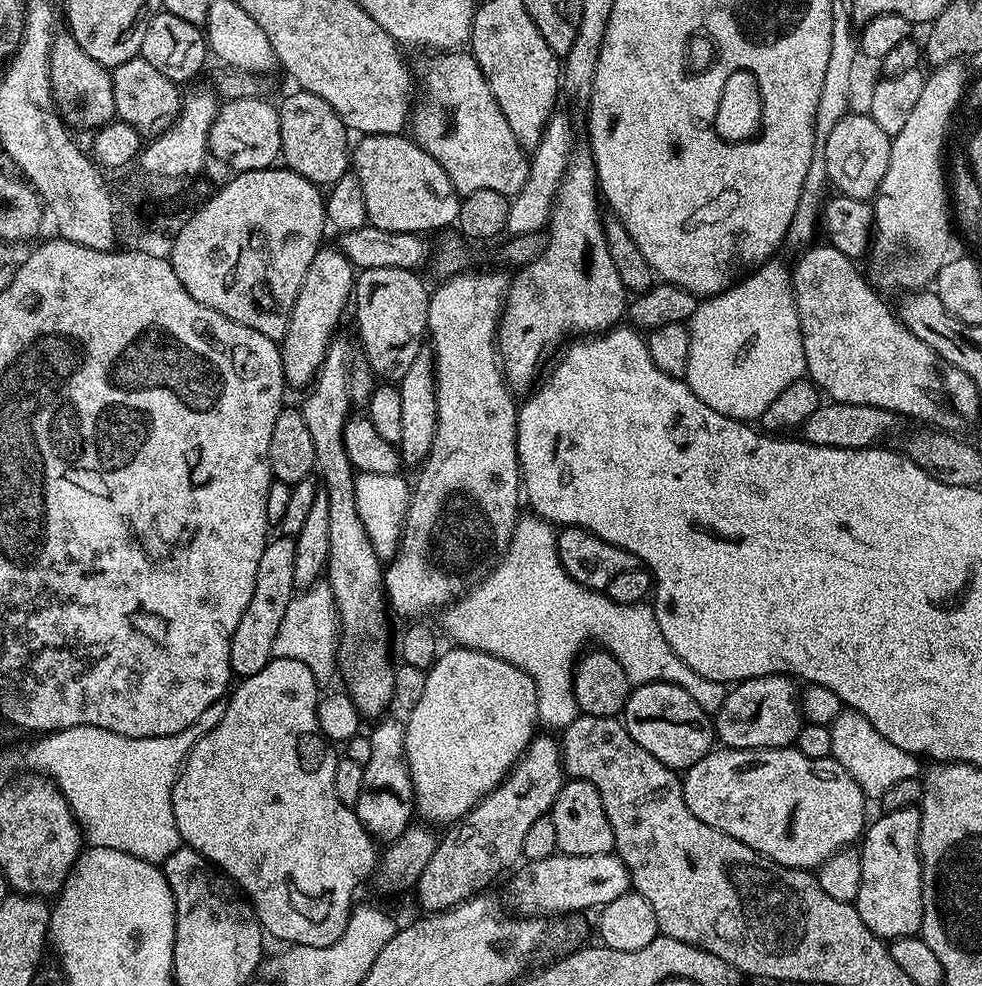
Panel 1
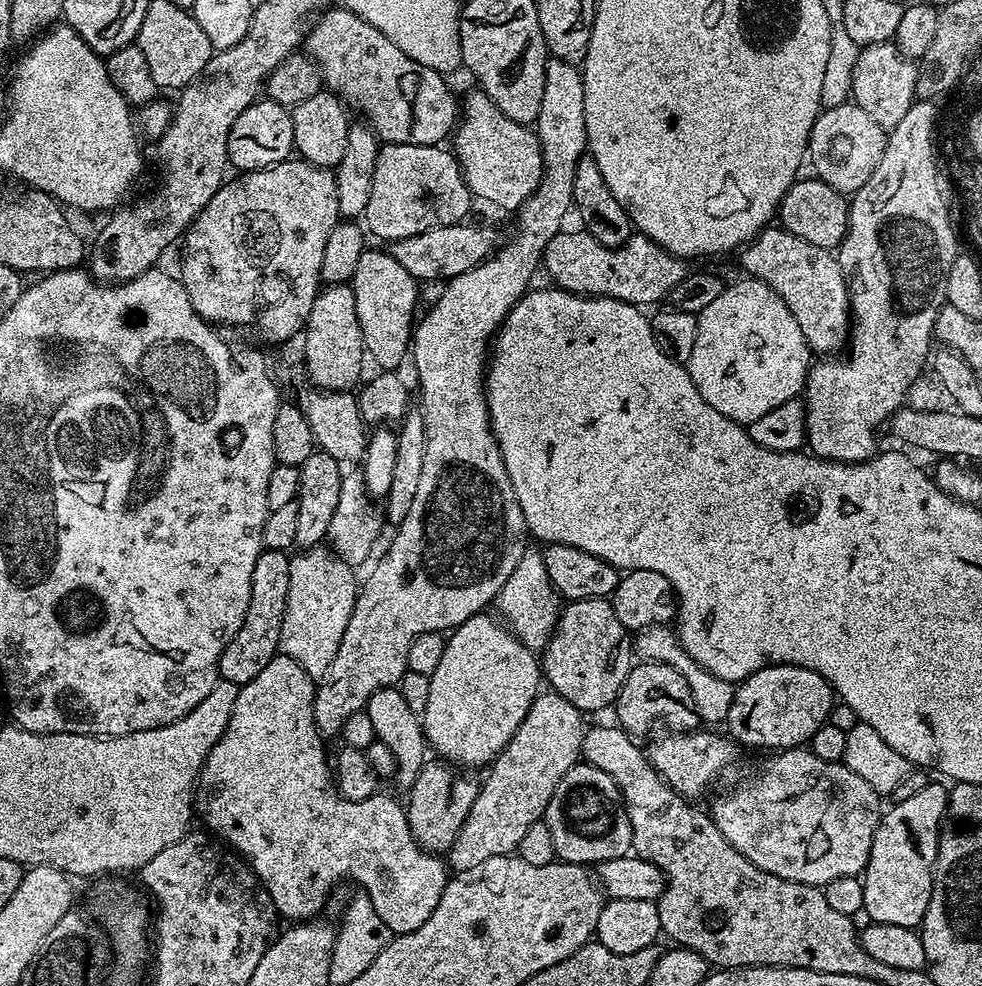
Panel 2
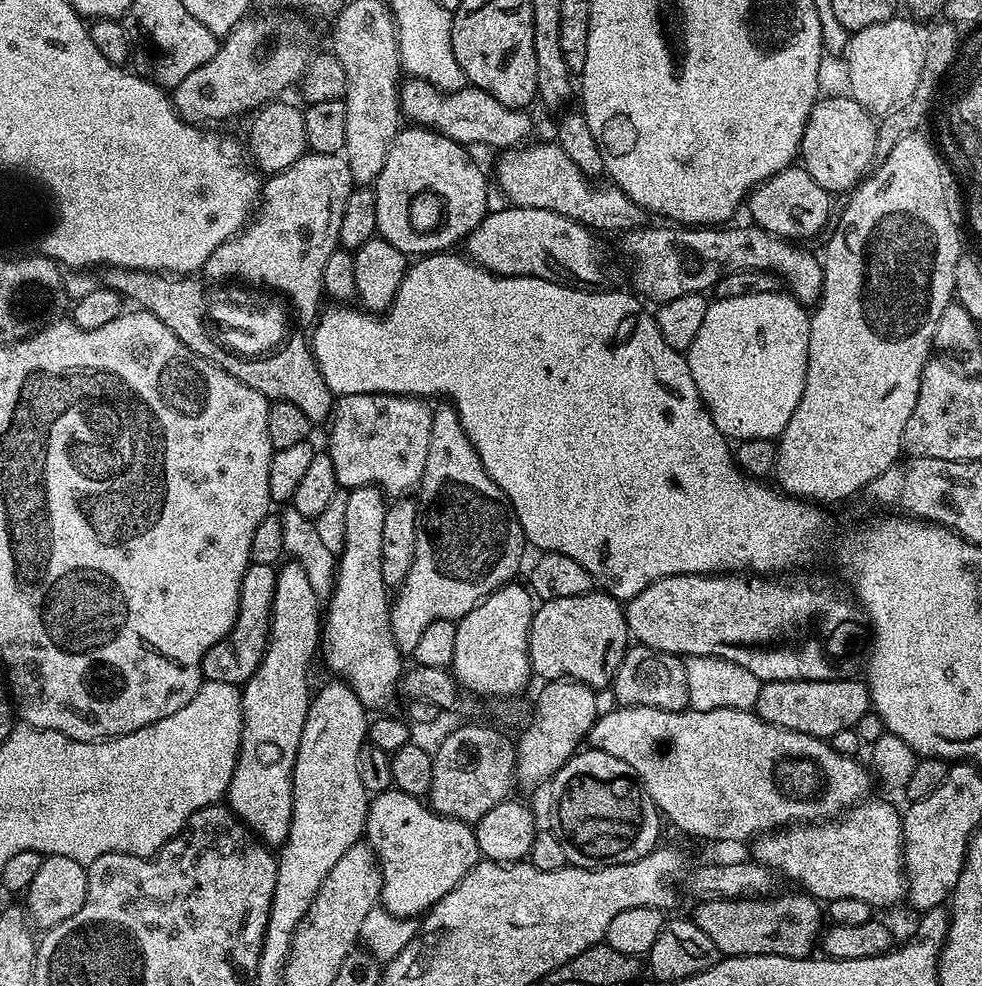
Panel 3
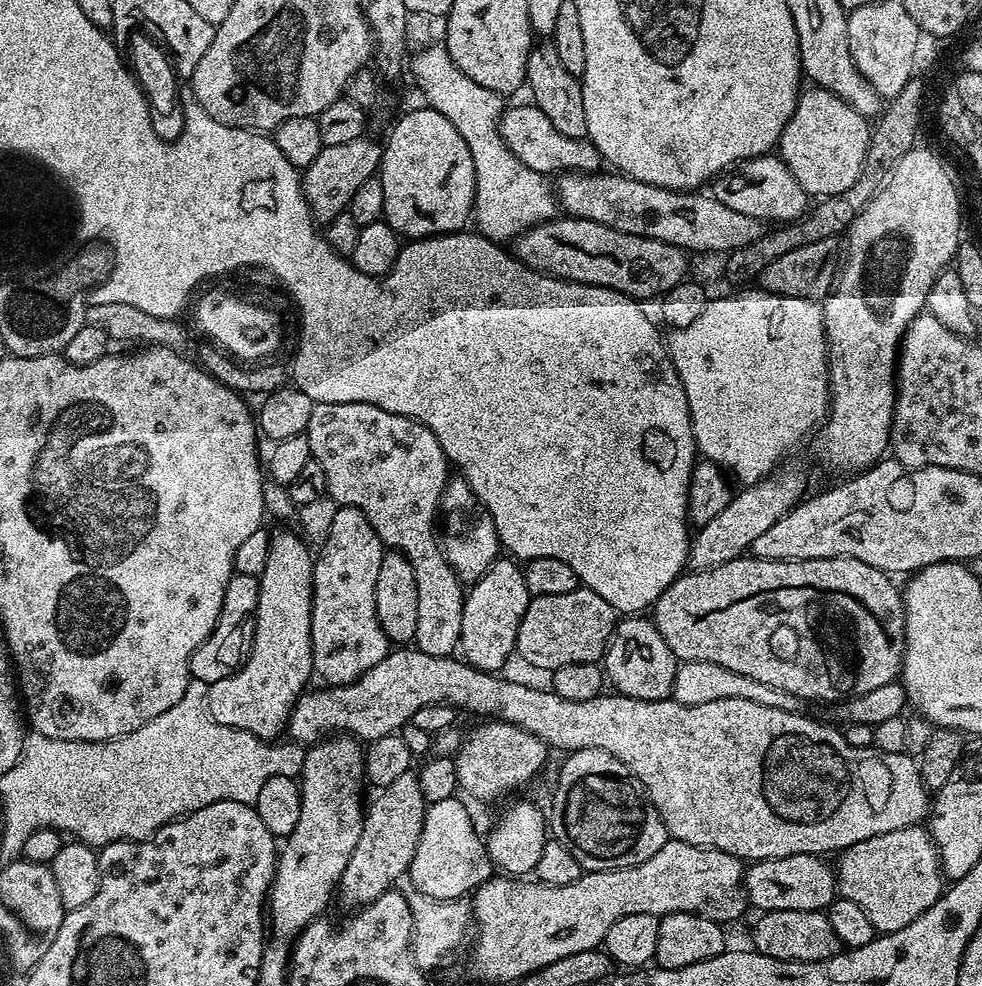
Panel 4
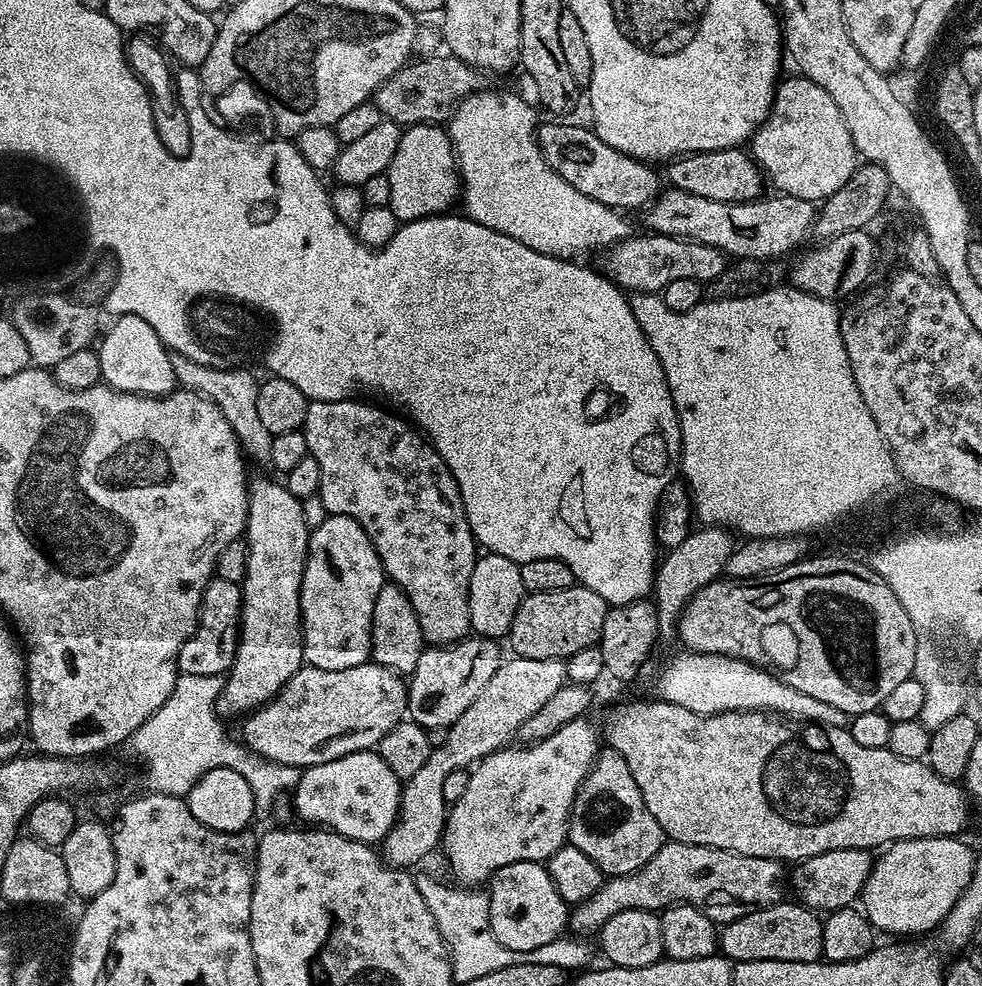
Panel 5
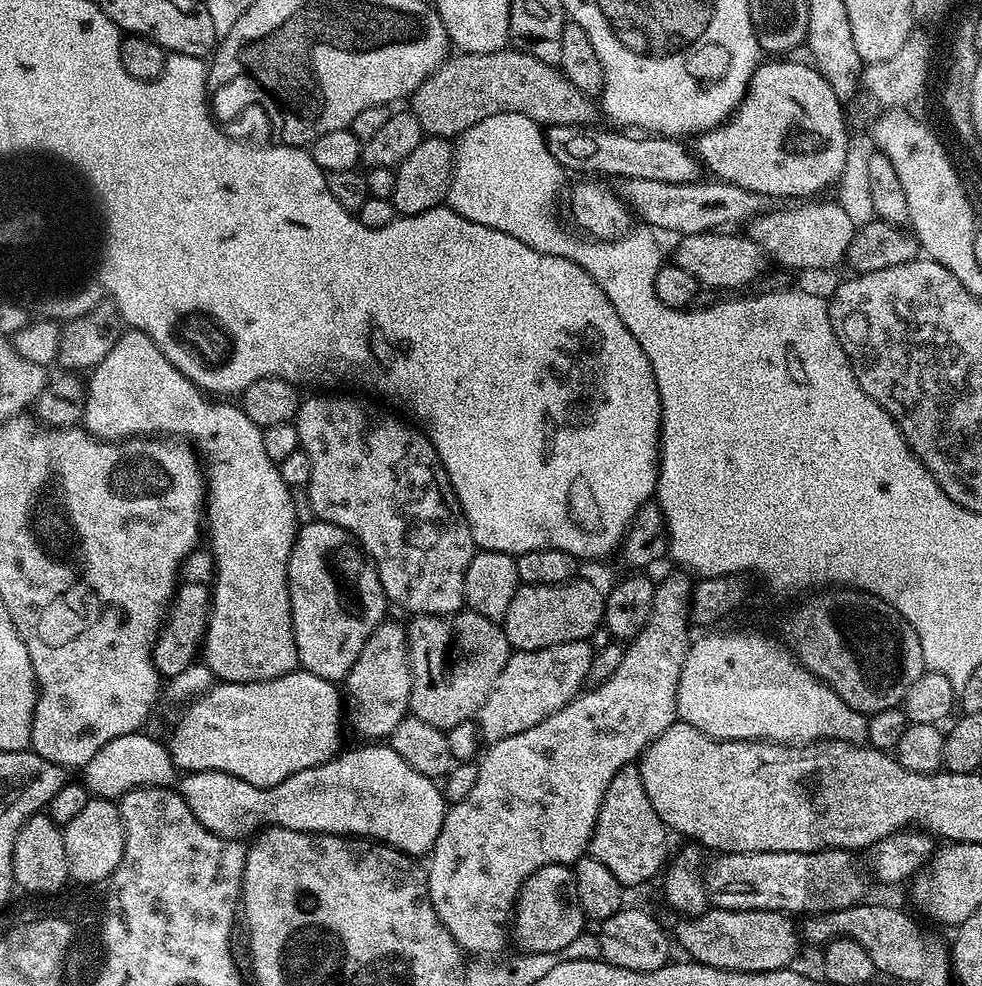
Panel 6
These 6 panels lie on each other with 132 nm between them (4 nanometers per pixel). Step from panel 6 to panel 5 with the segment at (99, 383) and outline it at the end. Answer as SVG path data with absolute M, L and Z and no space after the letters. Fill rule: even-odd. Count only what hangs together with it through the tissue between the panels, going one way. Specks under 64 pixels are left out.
M118 316L111 321L108 333L99 341L98 355L100 357L100 375L103 383L109 388L117 388L120 392L134 392L142 396L159 398L168 395L177 387L176 375L172 369L172 356L169 349L158 338L154 326L150 322L142 322L137 316ZM272 480L251 481L248 490L248 523L246 525L246 539L248 542L248 565L246 566L246 578L242 585L244 605L240 615L240 641L236 647L236 657L232 663L232 671L227 673L224 680L224 691L220 693L218 708L221 713L229 712L230 715L239 717L241 714L251 714L258 708L269 704L273 698L284 689L284 684L290 682L292 675L304 664L304 629L300 627L300 587L304 577L304 563L308 557L308 537L310 529L306 526L306 518L302 514L302 502L290 494L290 490L283 483Z

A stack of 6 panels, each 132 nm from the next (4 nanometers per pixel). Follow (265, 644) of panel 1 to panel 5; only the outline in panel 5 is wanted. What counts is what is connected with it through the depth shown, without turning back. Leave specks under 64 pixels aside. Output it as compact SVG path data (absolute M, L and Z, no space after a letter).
M219 578L209 580L200 603L200 618L196 633L182 646L177 669L183 674L206 674L223 677L232 671L236 647L240 641L240 615L244 605L241 585Z

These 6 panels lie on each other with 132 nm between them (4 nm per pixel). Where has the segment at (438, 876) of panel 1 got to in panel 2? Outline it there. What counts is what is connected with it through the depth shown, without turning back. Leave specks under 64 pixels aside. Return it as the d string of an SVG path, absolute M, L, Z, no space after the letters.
M553 692L537 695L514 738L493 760L462 830L446 853L453 871L472 872L486 862L515 853L523 835L543 817L563 774L579 761L586 731L582 720L583 713L561 695Z

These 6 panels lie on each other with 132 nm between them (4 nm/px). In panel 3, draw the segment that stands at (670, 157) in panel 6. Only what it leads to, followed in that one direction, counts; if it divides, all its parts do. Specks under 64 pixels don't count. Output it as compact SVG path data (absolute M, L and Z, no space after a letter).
M791 164L753 188L746 201L757 227L780 239L803 240L816 235L828 222L831 195L810 178L802 166Z

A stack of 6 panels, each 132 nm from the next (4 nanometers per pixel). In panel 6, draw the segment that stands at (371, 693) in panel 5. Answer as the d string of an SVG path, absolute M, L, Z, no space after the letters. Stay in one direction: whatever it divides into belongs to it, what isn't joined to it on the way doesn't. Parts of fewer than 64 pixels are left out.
M297 670L286 674L282 678L263 680L262 682L250 682L249 684L229 684L227 682L217 683L215 686L203 692L195 700L183 705L184 714L179 718L174 728L174 736L167 743L169 756L172 763L181 773L202 771L224 771L226 774L234 775L254 787L272 788L278 786L284 779L307 768L318 767L320 764L331 760L341 751L340 746L340 724L342 728L342 692L333 681L326 678L318 678L318 674L310 674L303 670Z

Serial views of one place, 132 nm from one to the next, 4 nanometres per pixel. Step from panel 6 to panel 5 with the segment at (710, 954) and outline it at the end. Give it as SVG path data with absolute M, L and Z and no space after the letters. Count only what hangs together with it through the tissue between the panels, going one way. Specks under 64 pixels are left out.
M781 902L754 910L723 925L718 932L718 948L730 960L773 960L774 962L817 962L823 957L822 920L800 902Z

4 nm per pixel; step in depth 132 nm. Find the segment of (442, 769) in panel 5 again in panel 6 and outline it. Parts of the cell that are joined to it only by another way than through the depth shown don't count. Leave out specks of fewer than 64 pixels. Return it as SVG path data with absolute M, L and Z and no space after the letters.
M588 640L562 642L562 646L546 646L533 652L513 651L490 690L490 698L480 707L481 741L490 745L510 734L522 734L522 730L530 730L530 726L538 726L538 722L562 710L591 677L593 655L594 649Z

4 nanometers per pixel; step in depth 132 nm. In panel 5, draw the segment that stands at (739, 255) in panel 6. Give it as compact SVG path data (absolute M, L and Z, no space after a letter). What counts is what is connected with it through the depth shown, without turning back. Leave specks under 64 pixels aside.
M644 234L648 236L629 235L628 239L620 241L607 249L604 260L603 271L609 280L621 289L632 294L660 294L670 282L675 282L681 278L694 278L701 282L707 282L718 278L722 270L728 267L730 260L723 252L716 248L711 248L705 244L699 244L693 240L685 240L678 236L658 236L655 234Z

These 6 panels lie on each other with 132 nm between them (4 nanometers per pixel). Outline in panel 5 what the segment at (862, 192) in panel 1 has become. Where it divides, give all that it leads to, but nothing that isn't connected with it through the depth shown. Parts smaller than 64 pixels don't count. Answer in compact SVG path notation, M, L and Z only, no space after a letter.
M799 74L779 81L772 108L752 135L750 155L777 193L813 202L823 202L846 186L858 167L856 147L834 98Z

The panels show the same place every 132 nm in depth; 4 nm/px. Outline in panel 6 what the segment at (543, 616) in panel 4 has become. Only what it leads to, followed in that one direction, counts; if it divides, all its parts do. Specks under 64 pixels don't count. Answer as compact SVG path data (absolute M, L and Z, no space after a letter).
M583 578L569 580L567 584L551 584L550 586L521 584L514 598L510 598L510 610L506 610L502 621L509 649L518 652L533 652L542 650L546 646L562 646L562 642L588 640L589 636L604 623L604 598L603 591L599 592L590 581Z

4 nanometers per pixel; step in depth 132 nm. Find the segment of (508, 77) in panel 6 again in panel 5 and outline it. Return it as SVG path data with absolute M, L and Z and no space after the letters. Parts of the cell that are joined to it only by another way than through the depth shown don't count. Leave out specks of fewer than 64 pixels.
M451 54L432 56L429 60L416 60L397 70L382 86L378 86L374 103L381 117L401 126L444 122L465 96L481 87L481 73Z

